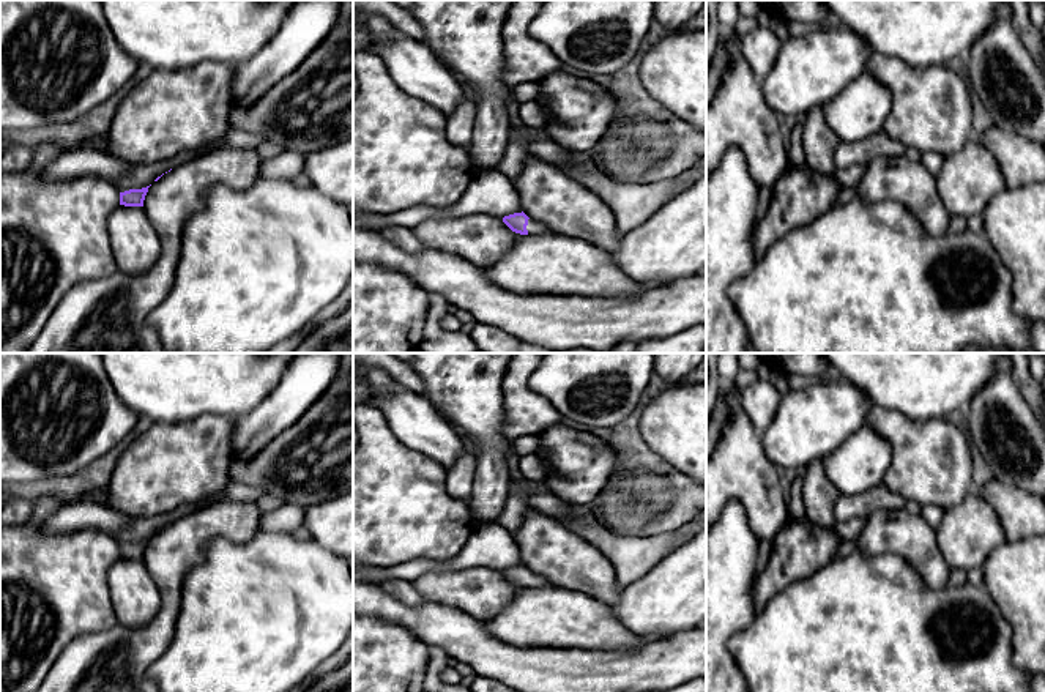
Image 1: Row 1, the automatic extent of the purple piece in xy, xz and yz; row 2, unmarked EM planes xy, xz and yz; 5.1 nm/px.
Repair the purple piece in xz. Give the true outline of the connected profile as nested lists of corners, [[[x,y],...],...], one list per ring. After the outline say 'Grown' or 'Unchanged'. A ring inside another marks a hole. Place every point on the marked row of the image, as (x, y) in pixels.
[[[523,211],[504,216],[503,222],[512,232],[520,233],[520,235],[552,232],[545,224],[542,224],[533,218],[528,218]]]. Grown

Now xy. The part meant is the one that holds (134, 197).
[[[150,186],[142,188],[142,189],[129,189],[129,191],[120,192],[120,205],[143,206],[143,200],[148,192],[148,188]]]. Unchanged

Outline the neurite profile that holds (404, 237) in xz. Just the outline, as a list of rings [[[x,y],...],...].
[[[388,225],[385,233],[399,244],[403,251],[419,252],[422,251],[422,243],[415,236],[411,229],[402,225]]]

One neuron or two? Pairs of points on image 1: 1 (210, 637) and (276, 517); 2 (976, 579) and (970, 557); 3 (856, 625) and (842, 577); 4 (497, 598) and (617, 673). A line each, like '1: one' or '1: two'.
1: two
2: two
3: one
4: two

